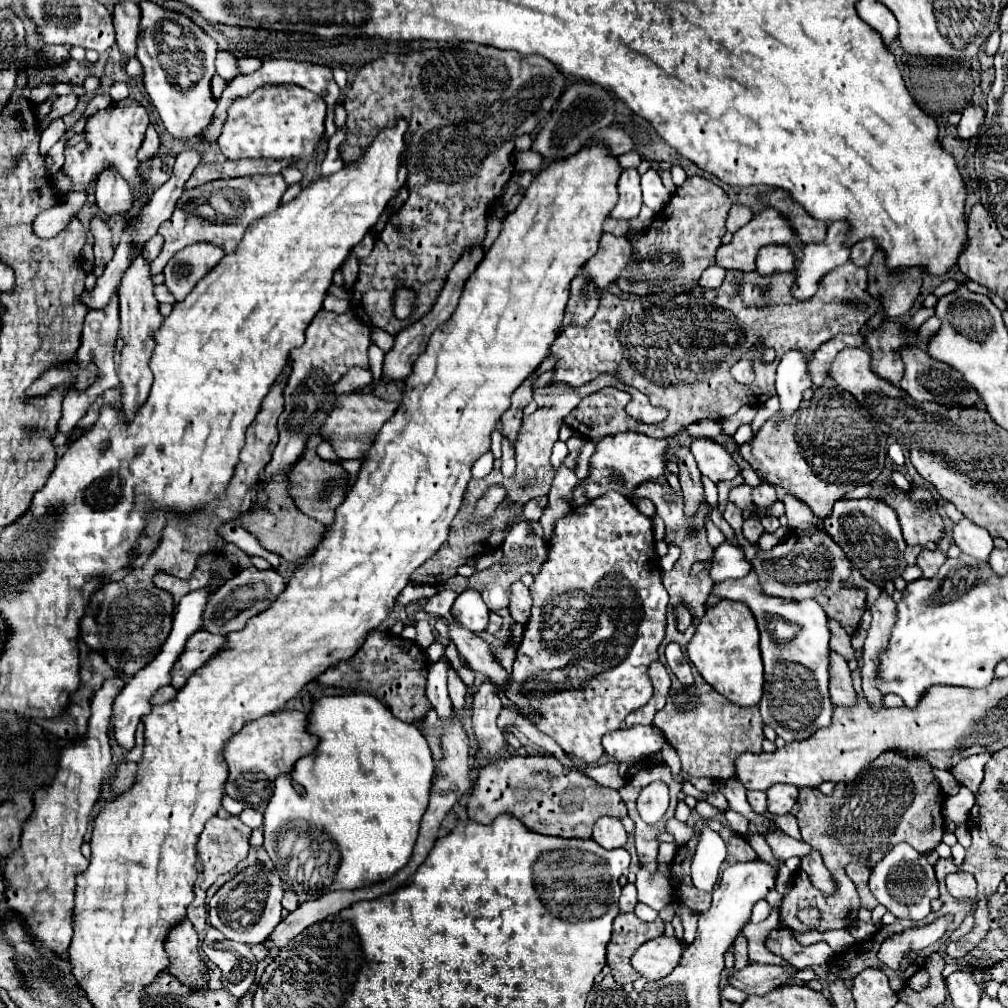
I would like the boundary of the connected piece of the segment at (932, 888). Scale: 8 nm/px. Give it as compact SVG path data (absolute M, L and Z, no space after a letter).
M899 843L895 845L871 871L869 877L869 887L871 893L875 895L875 899L887 907L887 911L891 911L895 917L903 917L903 919L913 919L913 921L921 921L927 917L927 913L931 911L929 903L931 899L939 897L939 889L937 889L937 881L935 881L935 871L933 867L927 863L927 857L917 853L913 847Z

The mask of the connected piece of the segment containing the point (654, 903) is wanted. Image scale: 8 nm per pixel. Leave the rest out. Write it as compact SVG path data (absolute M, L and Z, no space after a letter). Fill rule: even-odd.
M647 869L637 871L635 887L637 887L639 901L653 907L655 911L661 911L667 903L671 903L671 897L673 897L671 883L659 871L655 871L655 873L651 873Z

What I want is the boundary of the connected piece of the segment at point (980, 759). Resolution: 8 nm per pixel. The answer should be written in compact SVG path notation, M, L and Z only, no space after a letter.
M985 751L965 757L950 772L960 786L969 786L976 793L984 777L984 766L991 759L991 755L991 751Z

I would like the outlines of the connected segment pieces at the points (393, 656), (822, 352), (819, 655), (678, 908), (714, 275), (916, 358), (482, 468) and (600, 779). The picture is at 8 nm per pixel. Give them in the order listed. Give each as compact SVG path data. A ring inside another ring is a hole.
M373 629L367 635L363 647L355 653L355 657L339 661L339 665L333 665L325 673L321 673L317 681L327 687L341 687L349 691L369 693L377 697L381 703L385 703L397 719L405 723L419 723L431 711L431 703L425 695L427 667L429 659L415 641L403 639L389 631Z
M839 335L839 337L833 337L831 341L823 343L815 353L809 362L809 371L813 375L813 383L817 387L823 387L823 383L831 377L829 375L829 369L835 361L835 357L847 349L847 347L863 347L865 339L861 335Z
M751 571L739 581L723 581L713 587L721 599L745 603L757 619L761 631L761 655L765 663L763 699L759 703L763 723L773 727L779 737L789 741L803 741L817 729L831 725L833 703L829 697L829 625L823 607L813 601L791 601L781 597L767 597L761 591L757 573ZM767 621L779 621L779 641L767 633Z
M673 899L673 907L675 907L675 913L681 915L681 919L683 919L683 927L685 927L683 943L685 943L685 945L691 945L691 941L695 939L695 931L697 931L697 913L687 911L683 905L675 903L675 899Z
M712 265L702 273L699 284L706 289L717 289L721 286L725 275L726 271L723 268Z
M903 347L899 349L899 357L905 365L905 373L903 373L903 381L899 383L901 389L905 389L915 401L939 401L939 403L947 403L947 405L975 405L975 401L979 399L977 393L963 383L961 373L951 369L945 363L939 363L931 357L927 357L927 353L919 347Z
M487 451L483 457L479 457L477 461L475 461L475 465L473 465L473 469L471 469L471 473L473 473L473 479L483 479L483 477L487 477L489 475L489 471L493 469L493 455L491 455L491 451Z
M607 763L607 765L589 765L589 767L577 768L587 777L591 777L595 783L605 785L605 787L623 787L625 779L619 775L619 767L615 763Z

